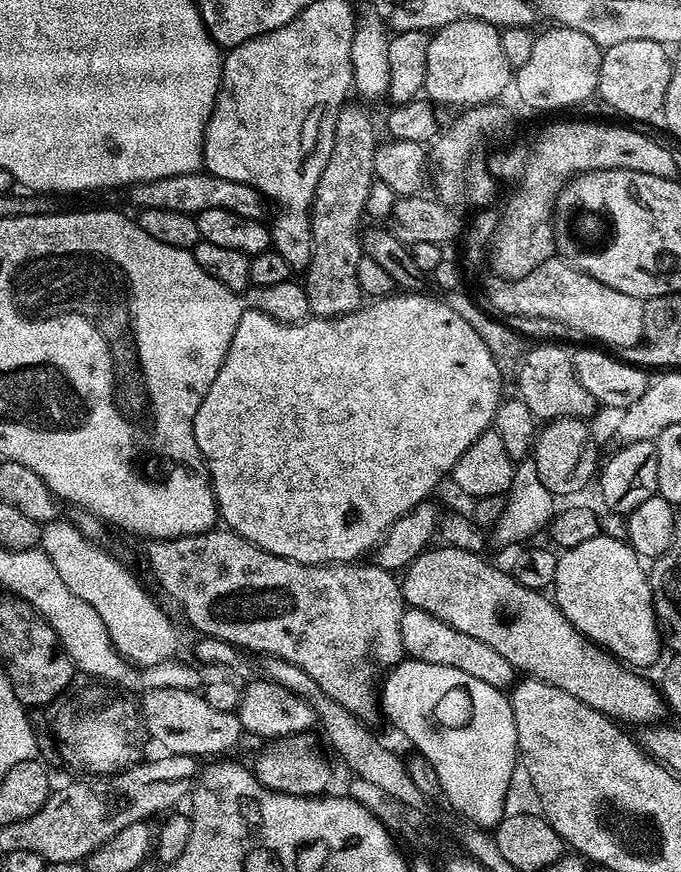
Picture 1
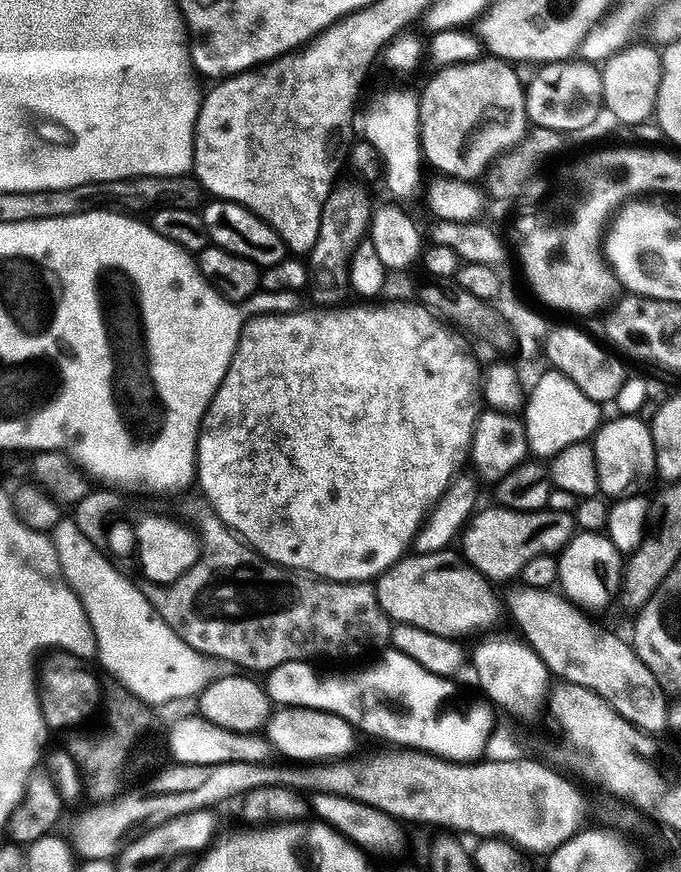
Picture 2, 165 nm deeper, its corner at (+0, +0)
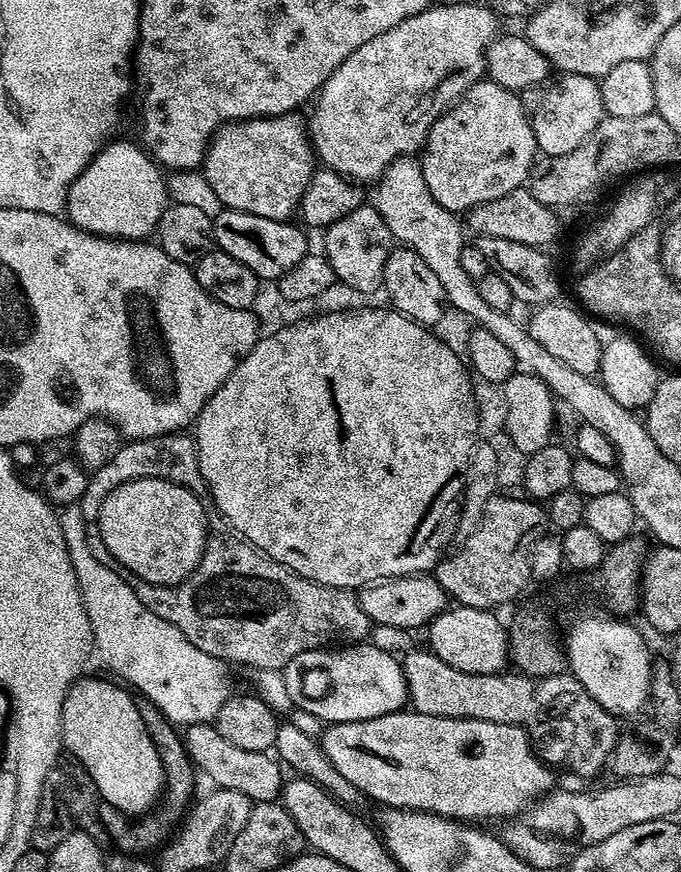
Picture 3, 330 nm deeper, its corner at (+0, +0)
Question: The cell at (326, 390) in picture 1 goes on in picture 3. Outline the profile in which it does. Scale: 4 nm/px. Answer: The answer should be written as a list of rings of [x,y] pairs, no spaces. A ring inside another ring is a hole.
[[[392,306],[326,313],[269,331],[268,334],[261,335],[250,354],[234,366],[230,378],[226,378],[206,406],[202,406],[194,425],[196,463],[207,484],[207,495],[212,495],[217,510],[228,519],[227,527],[257,550],[266,553],[271,560],[277,560],[315,584],[331,588],[359,590],[376,580],[431,573],[438,563],[438,556],[428,552],[428,543],[436,527],[443,522],[448,507],[461,499],[468,478],[468,466],[478,443],[479,416],[475,406],[474,380],[461,353],[440,341],[435,331],[397,312]]]

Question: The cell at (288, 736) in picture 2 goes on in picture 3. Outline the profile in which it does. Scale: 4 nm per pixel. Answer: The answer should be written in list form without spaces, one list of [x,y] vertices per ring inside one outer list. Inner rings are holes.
[[[401,710],[369,720],[329,724],[323,730],[322,747],[334,770],[338,770],[350,786],[357,788],[361,797],[368,799],[369,796],[377,800],[377,805],[386,808],[432,812],[435,816],[459,822],[504,822],[519,817],[529,805],[554,788],[553,769],[537,758],[527,732],[517,724],[442,718]]]

